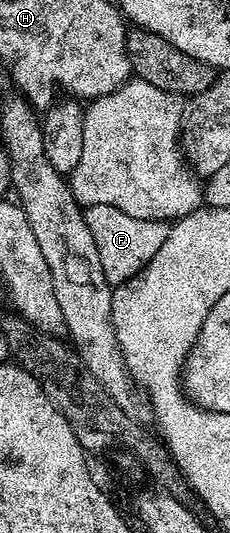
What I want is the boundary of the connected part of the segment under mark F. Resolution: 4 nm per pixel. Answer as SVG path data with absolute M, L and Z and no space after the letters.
M95 204L88 207L85 210L85 220L99 248L99 262L103 264L103 276L107 276L112 287L123 285L125 281L135 277L159 252L170 230L169 222L139 220L135 216L127 216L127 212L119 212L119 208L111 204Z

